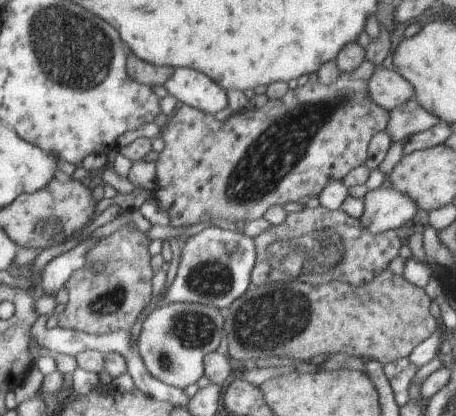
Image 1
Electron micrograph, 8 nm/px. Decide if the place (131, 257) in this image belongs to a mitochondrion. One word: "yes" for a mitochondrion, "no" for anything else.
no

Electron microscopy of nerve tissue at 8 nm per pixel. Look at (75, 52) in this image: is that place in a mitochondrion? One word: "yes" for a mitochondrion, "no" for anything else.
yes

